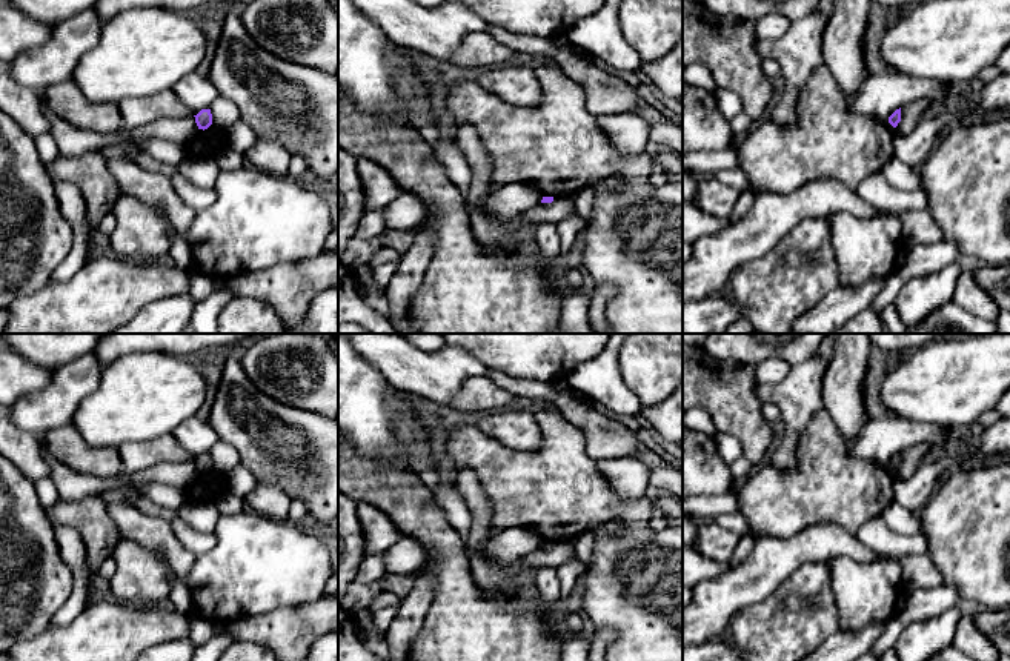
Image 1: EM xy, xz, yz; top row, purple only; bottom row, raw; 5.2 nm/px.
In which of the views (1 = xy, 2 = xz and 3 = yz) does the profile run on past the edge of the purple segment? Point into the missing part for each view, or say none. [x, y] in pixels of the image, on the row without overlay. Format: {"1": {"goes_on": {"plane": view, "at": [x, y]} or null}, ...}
{"1": {"goes_on": null}, "2": {"goes_on": null}, "3": {"goes_on": null}}

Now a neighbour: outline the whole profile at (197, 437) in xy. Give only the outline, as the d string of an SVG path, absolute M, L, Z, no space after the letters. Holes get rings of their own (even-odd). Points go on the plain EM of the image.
M192 417L180 423L172 430L178 444L197 460L201 453L209 453L218 437L208 421Z

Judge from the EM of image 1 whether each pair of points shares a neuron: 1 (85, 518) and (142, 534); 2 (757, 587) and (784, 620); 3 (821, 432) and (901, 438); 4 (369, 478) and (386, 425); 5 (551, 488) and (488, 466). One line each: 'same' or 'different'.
1: different
2: different
3: different
4: different
5: same

